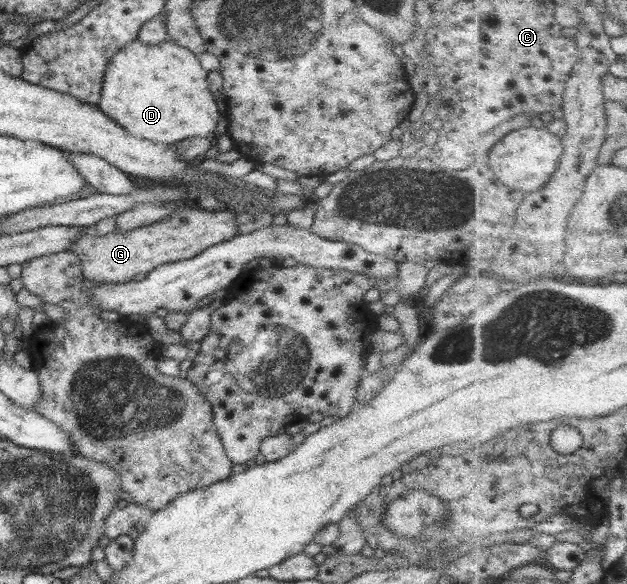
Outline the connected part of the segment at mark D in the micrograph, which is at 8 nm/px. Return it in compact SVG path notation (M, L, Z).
M139 40L131 41L126 43L123 47L119 48L119 51L111 57L108 61L107 67L105 68L104 78L102 81L102 88L100 91L99 101L96 106L103 112L105 117L109 117L111 121L114 121L119 127L123 128L129 135L133 137L141 137L155 143L163 145L174 145L182 139L187 139L189 137L204 137L210 141L214 141L217 137L217 132L215 131L215 125L217 125L217 119L219 115L222 115L217 111L217 104L215 104L214 96L209 91L209 84L207 81L207 72L199 66L198 57L196 57L190 51L187 51L183 47L175 45L171 40L166 40L159 45L145 45Z

